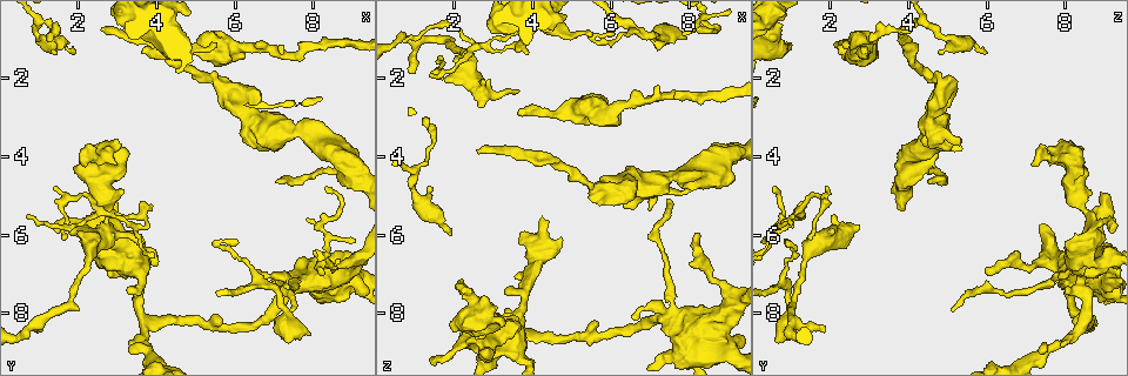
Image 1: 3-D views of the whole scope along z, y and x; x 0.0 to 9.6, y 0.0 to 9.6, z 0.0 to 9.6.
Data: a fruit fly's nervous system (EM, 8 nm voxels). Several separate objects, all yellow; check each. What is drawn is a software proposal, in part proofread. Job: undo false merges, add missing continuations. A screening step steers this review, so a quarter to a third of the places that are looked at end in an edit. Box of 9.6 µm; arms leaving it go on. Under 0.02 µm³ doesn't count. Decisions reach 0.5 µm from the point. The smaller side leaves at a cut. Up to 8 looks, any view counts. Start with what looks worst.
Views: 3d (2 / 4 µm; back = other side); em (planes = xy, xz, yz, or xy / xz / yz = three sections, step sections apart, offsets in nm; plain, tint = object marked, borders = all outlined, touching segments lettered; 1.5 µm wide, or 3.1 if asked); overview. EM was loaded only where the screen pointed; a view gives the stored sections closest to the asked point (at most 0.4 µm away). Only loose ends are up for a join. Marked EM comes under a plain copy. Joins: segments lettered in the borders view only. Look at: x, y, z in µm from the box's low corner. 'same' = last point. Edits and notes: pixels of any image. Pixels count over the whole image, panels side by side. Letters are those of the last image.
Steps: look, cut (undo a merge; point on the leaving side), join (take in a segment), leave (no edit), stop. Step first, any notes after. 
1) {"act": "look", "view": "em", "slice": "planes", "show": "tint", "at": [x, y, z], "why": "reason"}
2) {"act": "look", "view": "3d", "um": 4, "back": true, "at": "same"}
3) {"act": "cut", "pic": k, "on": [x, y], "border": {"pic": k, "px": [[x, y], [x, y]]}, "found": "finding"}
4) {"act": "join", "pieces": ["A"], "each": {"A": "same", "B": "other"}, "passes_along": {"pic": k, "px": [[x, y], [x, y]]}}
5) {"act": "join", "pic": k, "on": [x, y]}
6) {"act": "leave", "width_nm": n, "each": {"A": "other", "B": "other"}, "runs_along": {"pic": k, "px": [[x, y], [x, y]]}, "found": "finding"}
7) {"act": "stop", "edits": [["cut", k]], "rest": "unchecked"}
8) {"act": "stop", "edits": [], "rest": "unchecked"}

{"act": "look", "view": "3d", "um": 4, "at": [2.80, 5.55, 2.05], "why": "an open end"}

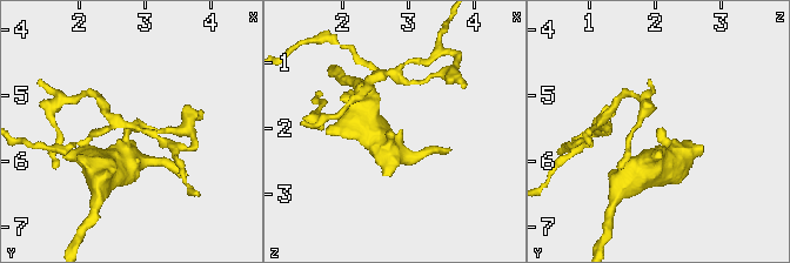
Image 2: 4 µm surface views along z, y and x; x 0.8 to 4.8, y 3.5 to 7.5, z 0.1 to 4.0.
{"act": "look", "view": "em", "slice": "planes", "show": "borders", "at": [2.75, 5.50, 2.10]}

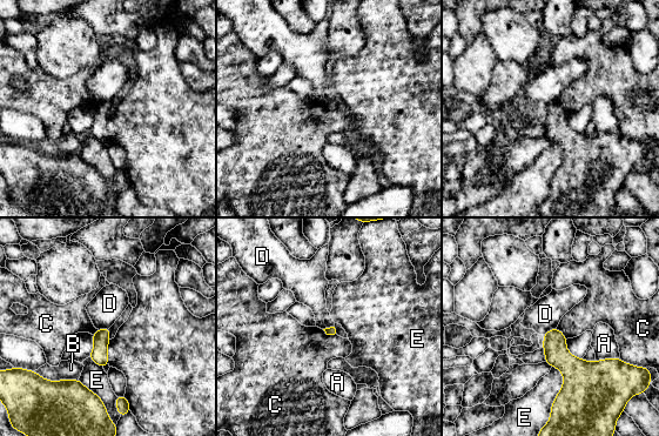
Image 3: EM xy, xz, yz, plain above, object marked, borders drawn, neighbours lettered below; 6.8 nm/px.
{"act": "leave", "each": {"A": "other", "B": "other", "C": "other", "D": "other", "E": "other"}, "border": {"pic": 3, "px": [[556, 327], [543, 335]]}, "found": "none of them fits"}

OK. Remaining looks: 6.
{"act": "look", "view": "em", "slice": "planes", "show": "borders", "at": [7.85, 8.55, 0.95], "why": "free end"}

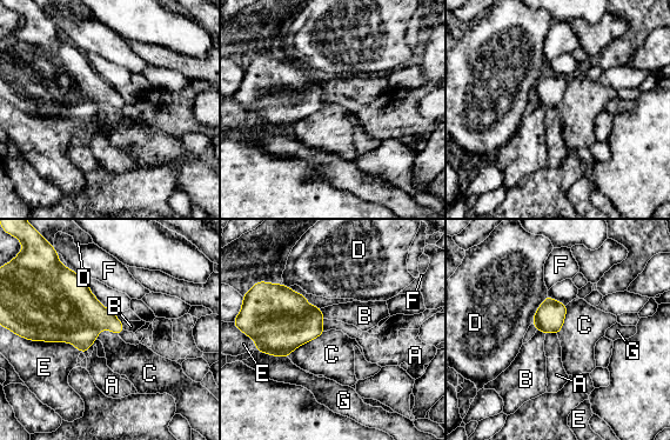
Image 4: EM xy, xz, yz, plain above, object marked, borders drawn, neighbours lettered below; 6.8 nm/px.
{"act": "leave", "each": {"A": "other", "B": "other", "C": "other", "D": "other", "E": "other", "F": "other", "G": "other"}, "border": {"pic": 4, "px": [[325, 332], [296, 346], [287, 355]]}, "found": "none of them fits"}

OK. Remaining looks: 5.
{"act": "look", "view": "3d", "um": 2, "at": [0.85, 8.50, 1.85], "why": "branch stops here"}

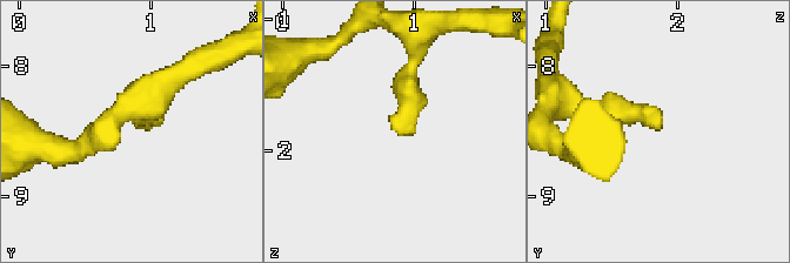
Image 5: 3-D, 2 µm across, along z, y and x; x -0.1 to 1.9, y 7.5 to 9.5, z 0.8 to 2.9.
{"act": "look", "view": "em", "slice": "planes", "show": "borders", "at": [0.88, 8.44, 1.90], "why": "now the EM"}

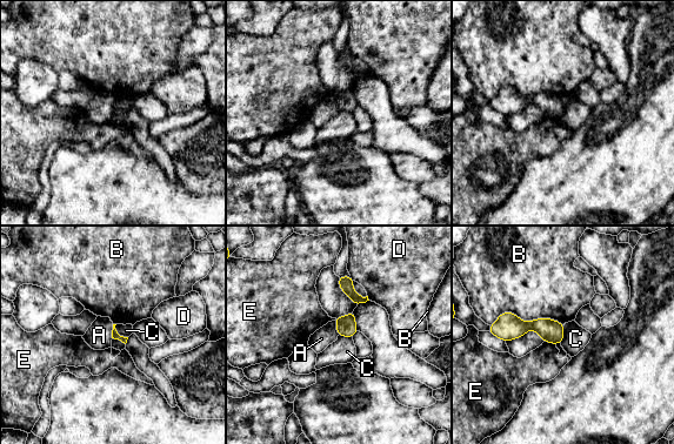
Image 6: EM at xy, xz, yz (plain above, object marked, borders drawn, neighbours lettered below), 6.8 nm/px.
{"act": "leave", "longest_contact_nm": ["B", 500], "each": {"A": "other", "B": "other", "C": "other", "D": "other", "E": "other"}, "found": "no lettered segment goes on from it"}

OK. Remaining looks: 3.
{"act": "look", "view": "em", "slice": "yz", "step": 8, "show": "borders", "at": [5.70, 8.15, 8.20], "why": "free end"}

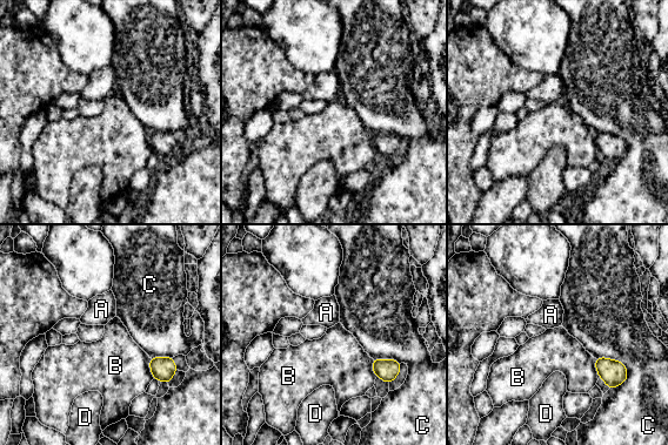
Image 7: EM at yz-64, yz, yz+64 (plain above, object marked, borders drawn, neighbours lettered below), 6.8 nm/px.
{"act": "leave", "each": {"A": "other", "B": "other", "C": "other", "D": "other"}, "border": {"pic": 7, "px": [[149, 358], [149, 371], [154, 378]]}, "found": "no lettered segment goes on from it"}

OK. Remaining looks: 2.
{"act": "stop", "edits": [], "rest": "unchecked"}

